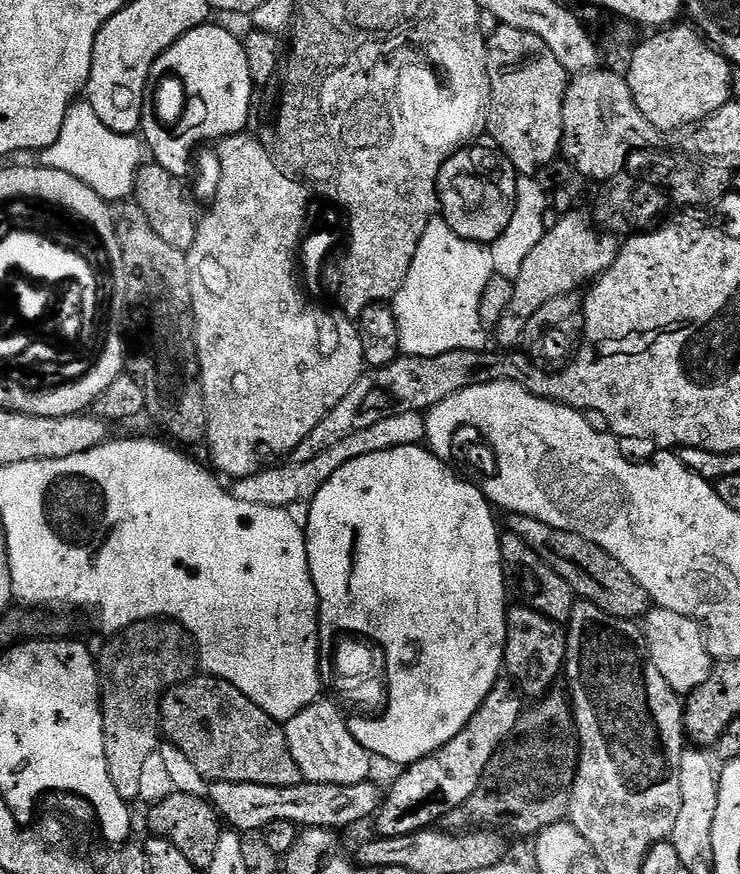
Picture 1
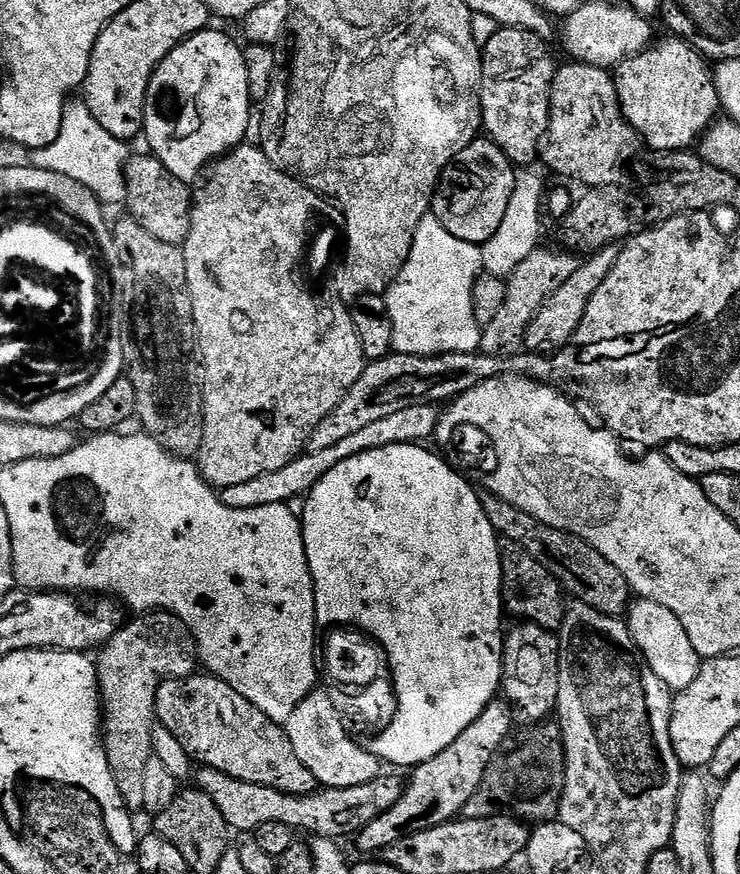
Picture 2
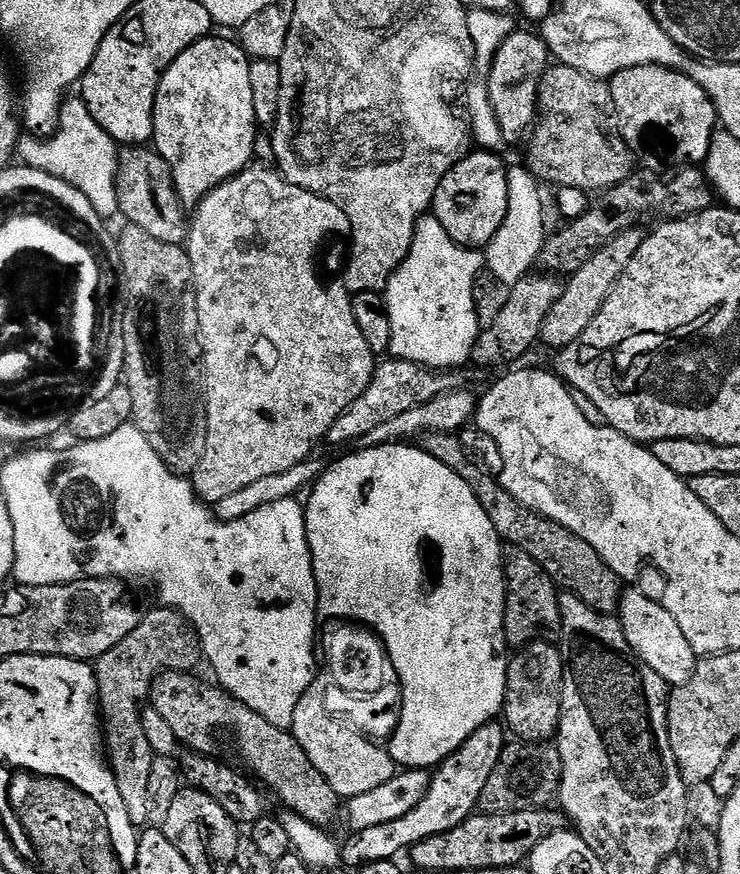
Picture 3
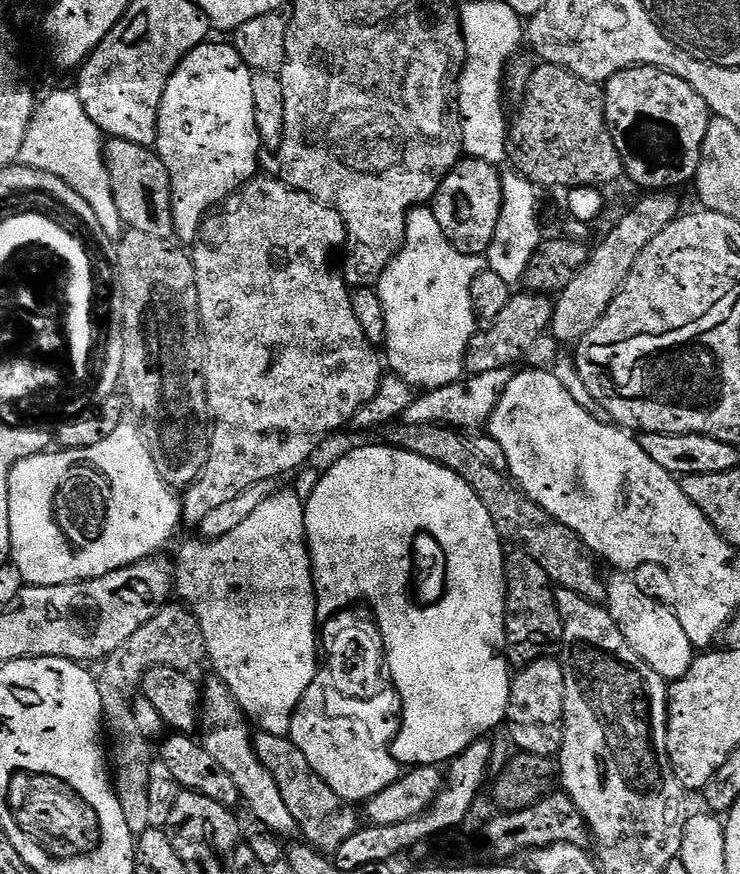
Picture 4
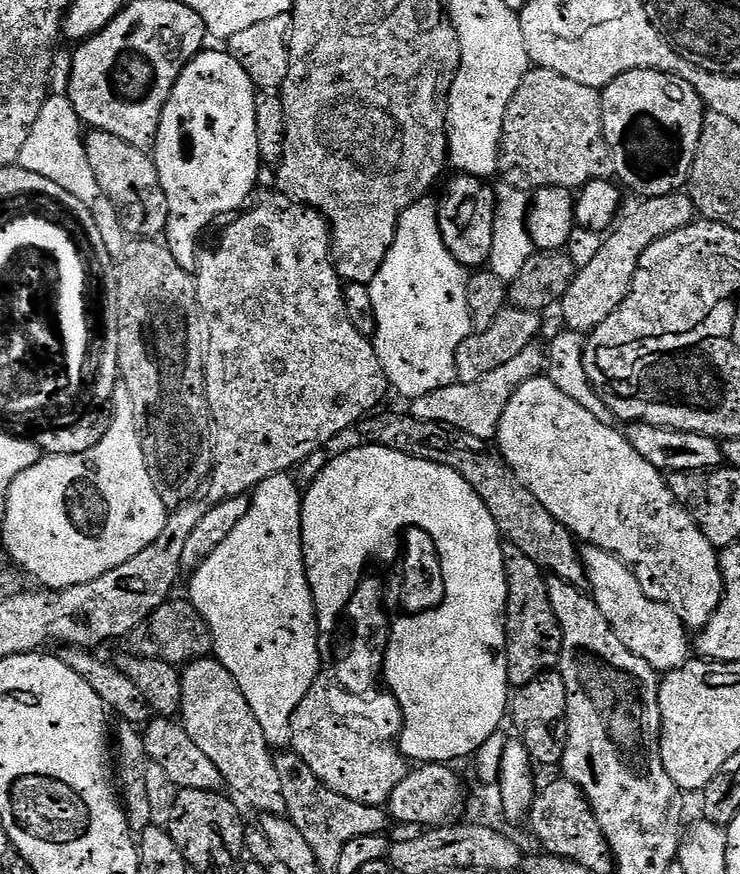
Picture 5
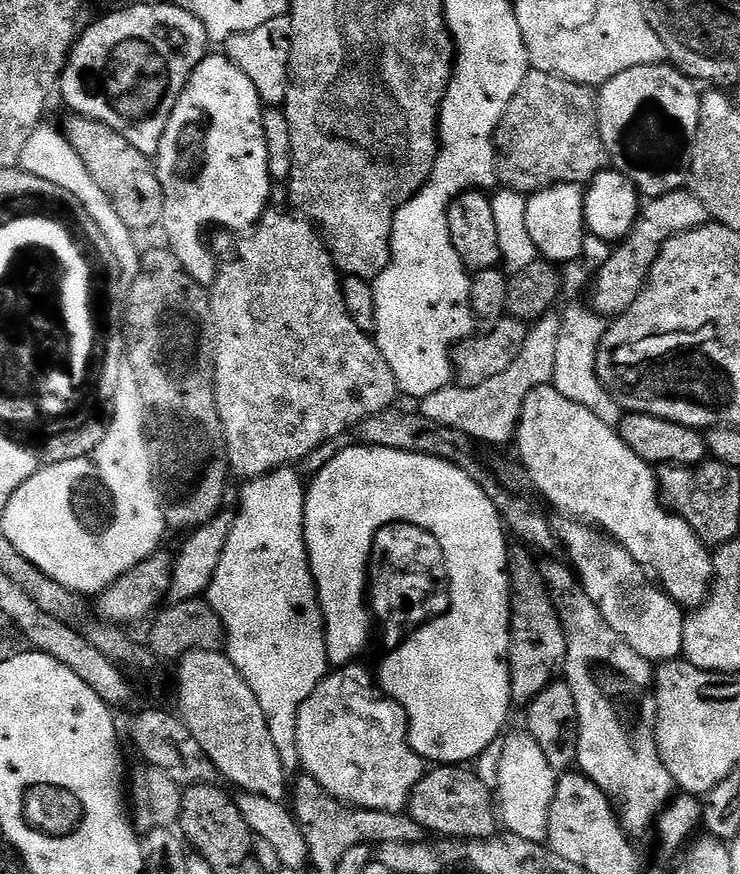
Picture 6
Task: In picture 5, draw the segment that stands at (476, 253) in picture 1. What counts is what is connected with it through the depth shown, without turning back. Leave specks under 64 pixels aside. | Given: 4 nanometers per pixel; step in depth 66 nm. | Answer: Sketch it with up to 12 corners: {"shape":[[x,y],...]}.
{"shape":[[414,202],[368,285],[405,401],[457,383],[469,273]]}

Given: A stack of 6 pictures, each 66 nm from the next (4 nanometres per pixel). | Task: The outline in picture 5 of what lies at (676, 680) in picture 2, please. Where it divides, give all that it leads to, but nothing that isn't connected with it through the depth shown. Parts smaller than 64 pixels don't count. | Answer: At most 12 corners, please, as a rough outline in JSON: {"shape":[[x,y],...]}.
{"shape":[[584,546],[602,618],[660,674],[690,659],[689,629],[614,554]]}

